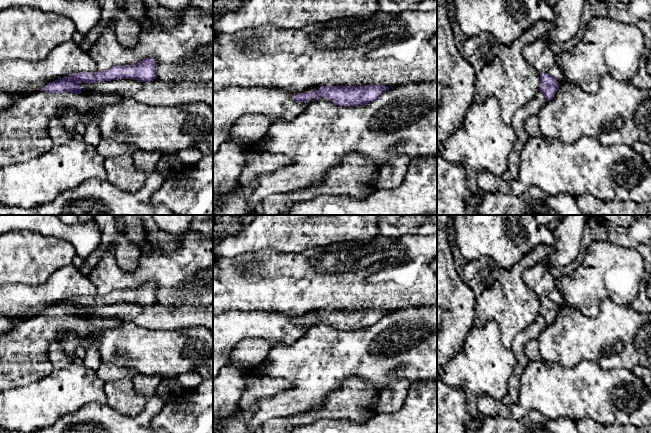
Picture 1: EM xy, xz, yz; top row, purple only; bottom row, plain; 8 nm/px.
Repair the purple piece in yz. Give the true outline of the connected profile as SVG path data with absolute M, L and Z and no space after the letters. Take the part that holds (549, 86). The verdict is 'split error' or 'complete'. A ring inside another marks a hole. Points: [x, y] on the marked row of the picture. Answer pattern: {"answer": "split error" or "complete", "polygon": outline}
{"answer": "split error", "polygon": "M540 74L540 87L535 98L516 111L513 117L511 127L520 141L524 142L528 137L524 129L524 124L527 119L531 116L538 116L544 104L553 99L558 91L559 85L560 84L549 74Z"}

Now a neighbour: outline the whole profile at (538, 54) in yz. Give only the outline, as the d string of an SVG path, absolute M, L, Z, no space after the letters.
M535 41L523 48L525 60L541 73L547 73L553 77L559 84L566 81L563 71L555 61L549 42Z

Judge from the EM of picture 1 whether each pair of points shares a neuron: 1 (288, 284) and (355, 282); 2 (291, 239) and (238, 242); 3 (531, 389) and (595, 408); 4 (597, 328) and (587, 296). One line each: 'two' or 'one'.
1: one
2: one
3: one
4: two

